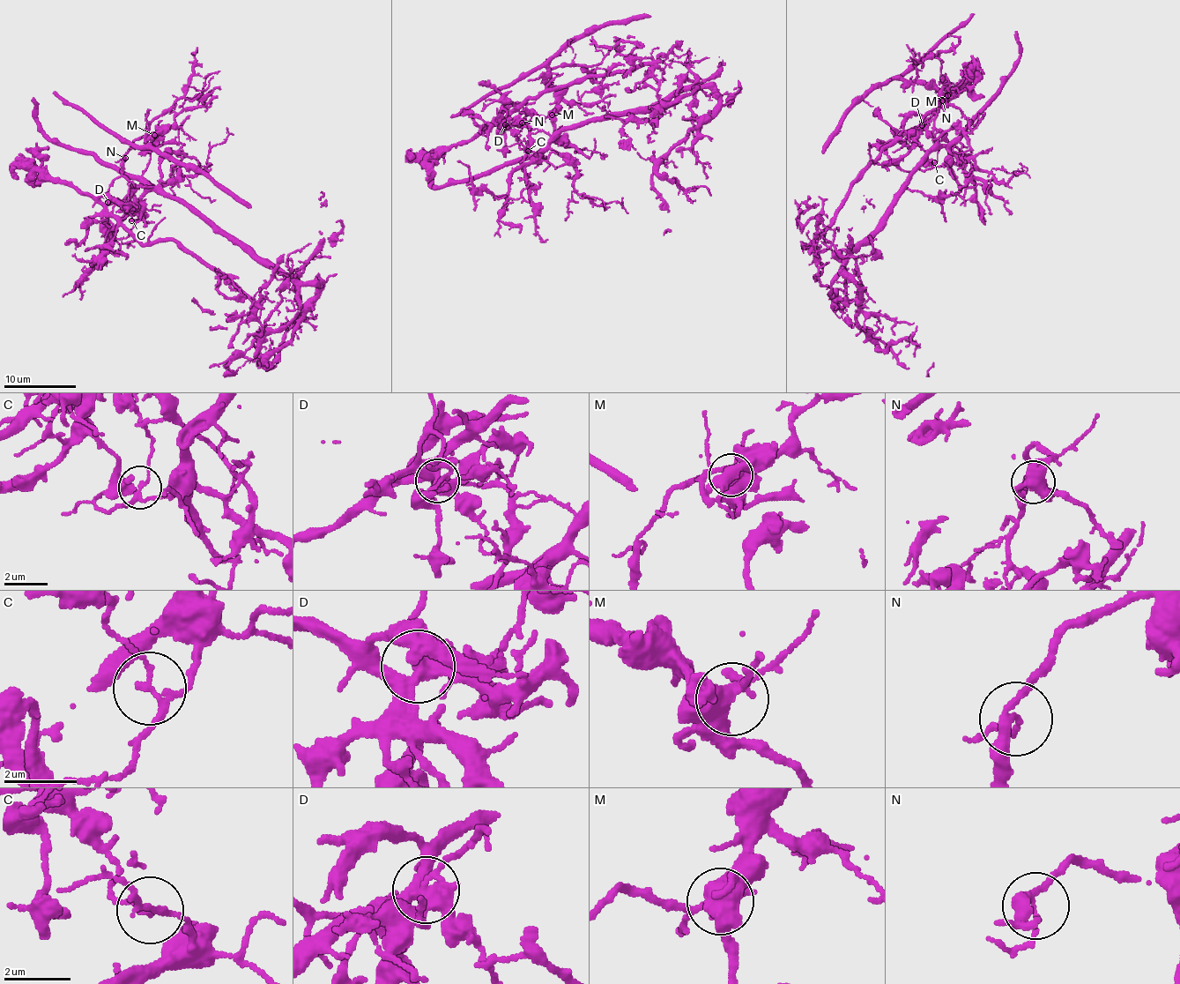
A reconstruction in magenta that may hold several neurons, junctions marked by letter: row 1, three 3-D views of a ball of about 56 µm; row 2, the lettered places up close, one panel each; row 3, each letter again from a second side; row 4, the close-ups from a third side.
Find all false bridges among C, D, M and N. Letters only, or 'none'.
C, D

